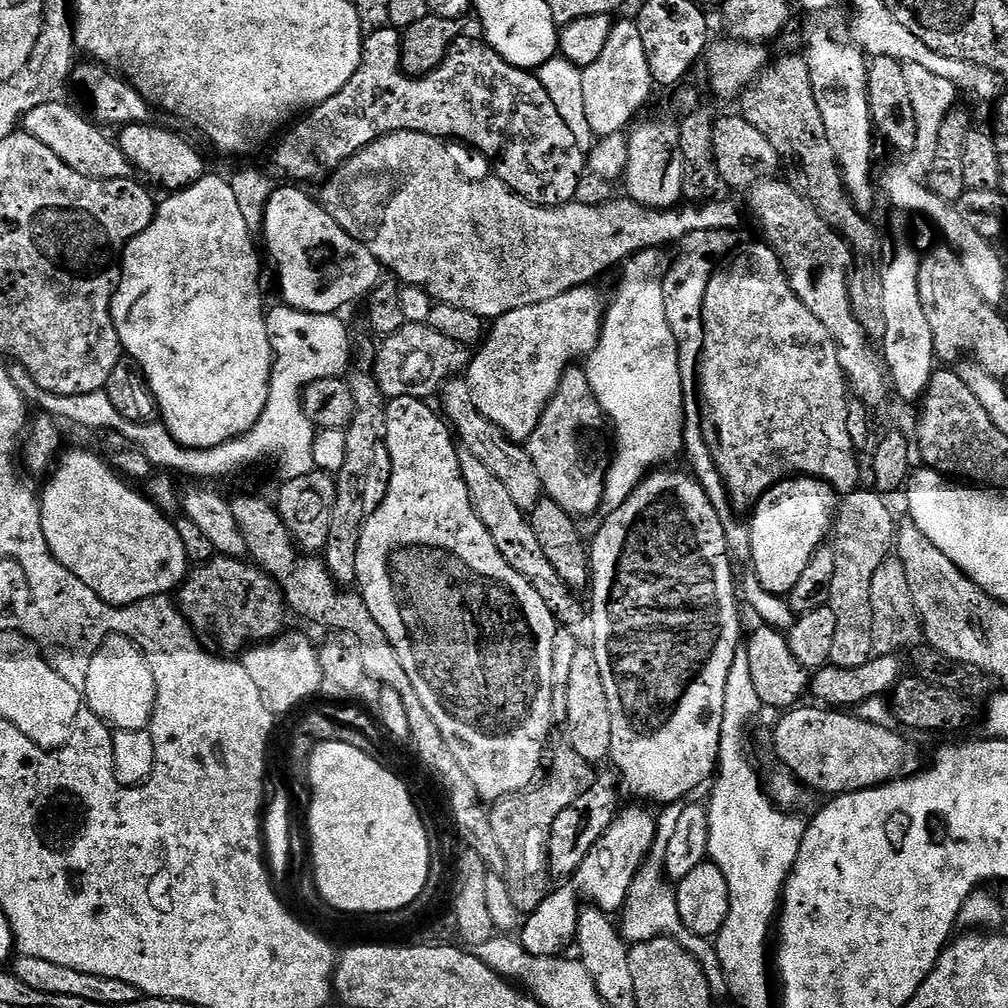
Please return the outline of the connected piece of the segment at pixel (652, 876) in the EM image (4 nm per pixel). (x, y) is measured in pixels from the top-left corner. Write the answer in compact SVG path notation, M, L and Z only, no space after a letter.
M685 799L665 804L657 815L655 840L653 840L650 853L637 872L623 904L624 922L620 924L621 935L630 944L641 944L642 941L652 941L656 937L668 937L677 941L688 953L694 954L695 960L702 966L713 1001L720 1004L731 997L731 992L729 983L726 982L725 972L722 970L722 964L718 959L716 945L709 937L694 934L682 922L682 916L678 912L675 889L665 878L664 868L668 846L670 846L674 831L678 827L679 819L686 810L686 804Z

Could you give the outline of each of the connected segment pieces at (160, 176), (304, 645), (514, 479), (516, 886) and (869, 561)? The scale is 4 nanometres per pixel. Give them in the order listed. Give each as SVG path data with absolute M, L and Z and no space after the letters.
M125 124L119 129L118 145L133 169L141 172L139 175L145 181L153 180L158 187L168 188L169 193L180 192L201 180L206 175L206 168L195 148L170 129L154 128L151 124Z
M292 632L281 634L275 640L269 640L262 644L253 644L243 653L242 663L246 674L254 681L254 687L258 694L262 694L262 702L266 702L266 710L273 714L288 712L291 708L299 706L303 700L308 700L320 684L325 683L320 665L320 653L317 645L311 644L304 636Z
M467 379L449 380L439 393L438 400L444 403L442 416L450 425L455 439L462 445L463 451L474 454L474 458L478 458L482 466L487 466L506 485L506 490L510 498L514 498L514 503L525 514L531 513L539 503L544 487L538 478L538 470L534 470L534 462L530 458L527 447L523 443L509 440L503 430L494 426L494 422L490 422L480 413Z
M564 742L553 756L551 753L546 775L539 783L526 792L507 796L505 800L497 800L491 805L494 838L498 838L498 846L506 857L506 870L502 873L502 878L508 883L510 899L522 914L532 913L549 894L548 839L554 826L554 818L558 818L558 814L562 814L566 806L574 806L574 802L578 802L578 798L582 798L582 794L590 790L597 775L594 765L586 762L586 758L582 758Z
M857 490L849 492L839 501L836 509L834 535L830 546L835 550L834 586L830 586L828 607L834 610L834 619L837 623L834 629L834 647L830 649L830 664L833 668L857 668L873 657L873 611L870 604L870 586L873 585L874 574L878 566L890 556L894 548L897 517L892 517L892 508L887 504L885 497L875 490Z

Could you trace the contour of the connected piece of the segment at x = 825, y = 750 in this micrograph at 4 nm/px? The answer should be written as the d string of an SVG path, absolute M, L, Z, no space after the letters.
M797 706L785 711L776 724L772 744L783 767L791 772L805 789L829 792L829 797L862 788L878 788L899 777L900 767L908 748L899 731L859 720L844 710L829 710L823 706Z

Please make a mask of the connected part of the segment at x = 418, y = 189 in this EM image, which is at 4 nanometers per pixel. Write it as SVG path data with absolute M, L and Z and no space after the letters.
M392 132L389 136L378 138L374 143L366 145L361 152L351 156L345 164L341 164L327 180L323 181L324 188L318 193L318 199L326 214L350 234L380 264L381 269L393 272L397 281L408 286L423 288L433 301L450 306L458 306L458 310L470 310L470 314L478 314L481 320L491 322L497 320L499 316L510 314L510 310L518 310L522 306L534 306L538 302L550 302L550 298L558 298L558 294L566 294L575 288L582 288L593 283L595 276L600 276L603 272L608 272L612 267L623 265L634 254L638 254L643 248L663 249L664 244L679 245L686 234L694 234L694 230L726 230L735 233L736 227L740 224L740 208L732 200L722 200L715 198L695 206L677 206L674 208L643 208L640 204L635 204L633 200L621 198L613 204L604 204L601 208L595 208L592 204L580 204L573 202L563 204L560 208L542 208L539 204L531 204L529 200L522 199L515 192L506 187L504 183L495 178L489 180L463 180L460 172L456 169L454 161L448 157L449 145L441 137L430 134L418 134L417 132Z

